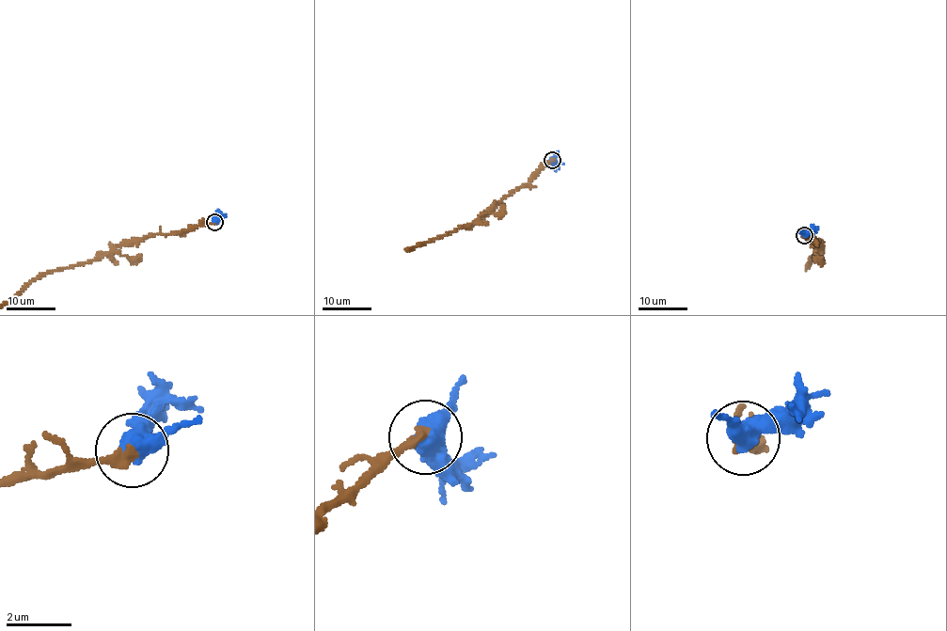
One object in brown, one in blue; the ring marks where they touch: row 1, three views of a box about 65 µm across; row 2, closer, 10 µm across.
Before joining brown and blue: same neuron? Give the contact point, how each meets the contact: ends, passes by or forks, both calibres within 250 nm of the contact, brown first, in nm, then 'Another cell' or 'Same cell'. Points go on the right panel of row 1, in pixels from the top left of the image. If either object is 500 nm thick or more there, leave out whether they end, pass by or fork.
Place: (804, 235). Thickness 240 nm (brown) against 500 nm. Same cell

